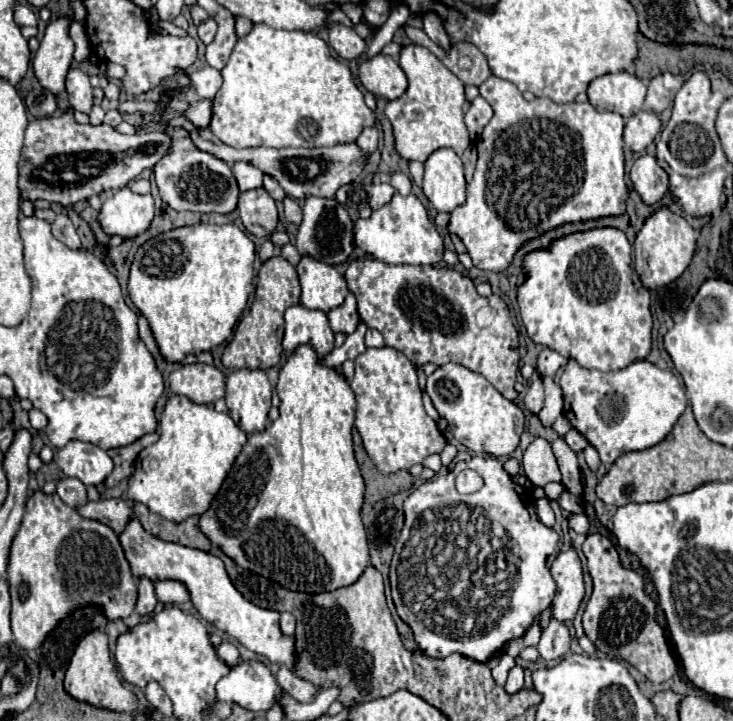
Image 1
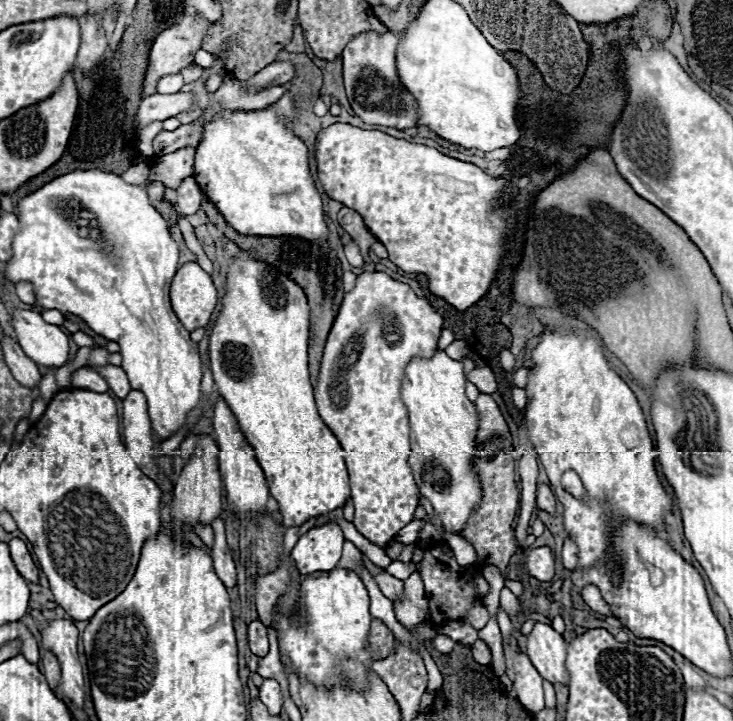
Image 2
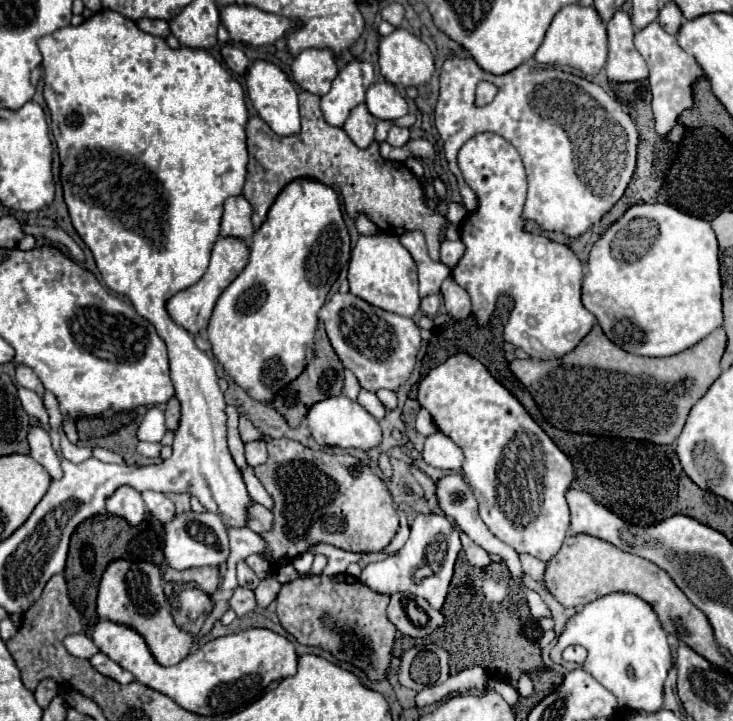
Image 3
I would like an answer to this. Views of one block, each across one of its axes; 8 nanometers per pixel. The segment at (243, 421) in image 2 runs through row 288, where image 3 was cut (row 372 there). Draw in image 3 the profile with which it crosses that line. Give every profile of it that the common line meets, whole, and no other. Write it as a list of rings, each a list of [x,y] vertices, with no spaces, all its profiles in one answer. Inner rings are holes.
[[[316,180],[290,182],[272,204],[266,222],[254,232],[250,246],[250,262],[242,274],[222,292],[208,324],[208,340],[214,358],[224,366],[226,374],[258,402],[272,402],[272,396],[286,388],[312,358],[312,340],[318,326],[318,310],[336,282],[340,270],[350,260],[350,238],[342,220],[336,192]]]

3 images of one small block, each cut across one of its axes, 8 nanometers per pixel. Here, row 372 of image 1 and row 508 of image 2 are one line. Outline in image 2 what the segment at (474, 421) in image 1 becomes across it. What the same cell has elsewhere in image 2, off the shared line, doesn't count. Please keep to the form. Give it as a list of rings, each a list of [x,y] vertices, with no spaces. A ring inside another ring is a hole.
[[[438,350],[428,360],[412,360],[406,366],[402,378],[402,400],[408,408],[410,420],[410,456],[408,464],[412,468],[414,480],[420,488],[420,494],[432,504],[438,520],[442,522],[446,532],[458,534],[468,524],[468,518],[482,502],[482,482],[474,470],[472,452],[476,446],[476,432],[478,432],[478,412],[474,402],[468,400],[464,392],[466,374],[464,374],[464,360],[452,360],[442,350]]]

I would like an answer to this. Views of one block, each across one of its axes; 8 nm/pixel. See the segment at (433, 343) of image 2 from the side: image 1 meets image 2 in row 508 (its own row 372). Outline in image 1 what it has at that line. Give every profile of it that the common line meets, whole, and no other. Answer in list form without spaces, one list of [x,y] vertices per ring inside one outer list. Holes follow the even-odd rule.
[[[388,346],[368,348],[354,364],[356,372],[350,388],[358,402],[356,428],[376,468],[382,474],[394,474],[422,464],[430,454],[440,454],[446,446],[446,438],[422,406],[422,390],[414,364],[402,352]]]

